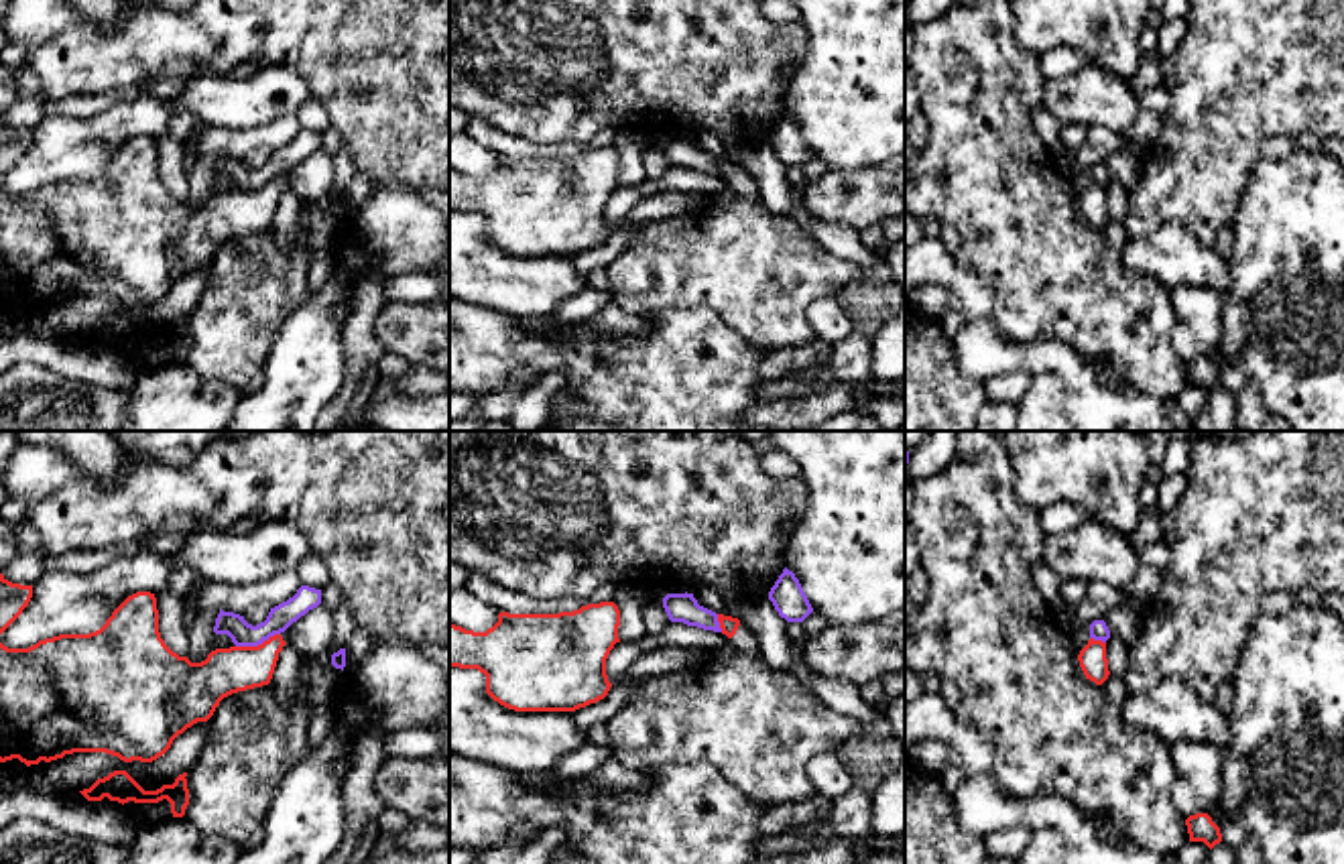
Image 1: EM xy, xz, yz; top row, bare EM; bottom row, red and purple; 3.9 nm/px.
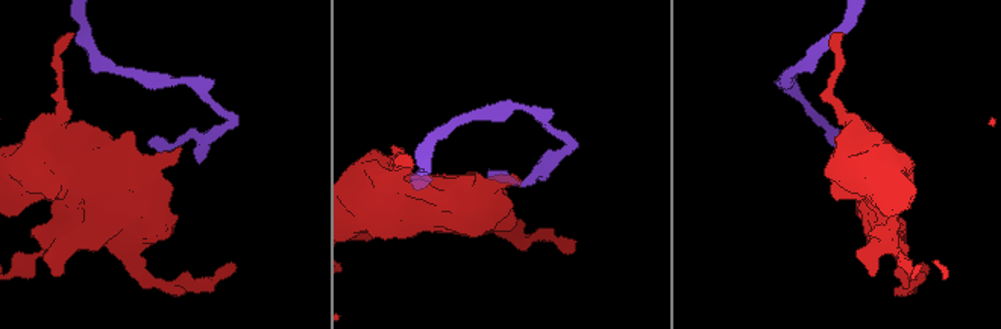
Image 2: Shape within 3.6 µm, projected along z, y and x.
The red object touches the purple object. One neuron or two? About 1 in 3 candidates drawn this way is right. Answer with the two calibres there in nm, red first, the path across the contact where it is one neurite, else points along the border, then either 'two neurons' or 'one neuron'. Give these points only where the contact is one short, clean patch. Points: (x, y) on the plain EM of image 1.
180/100 nm | along xy (279, 177), (257, 190), (236, 192) | two neurons

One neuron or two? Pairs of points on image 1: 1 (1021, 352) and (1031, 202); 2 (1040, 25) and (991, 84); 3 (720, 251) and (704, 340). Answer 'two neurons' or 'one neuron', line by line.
1: two neurons
2: two neurons
3: two neurons

